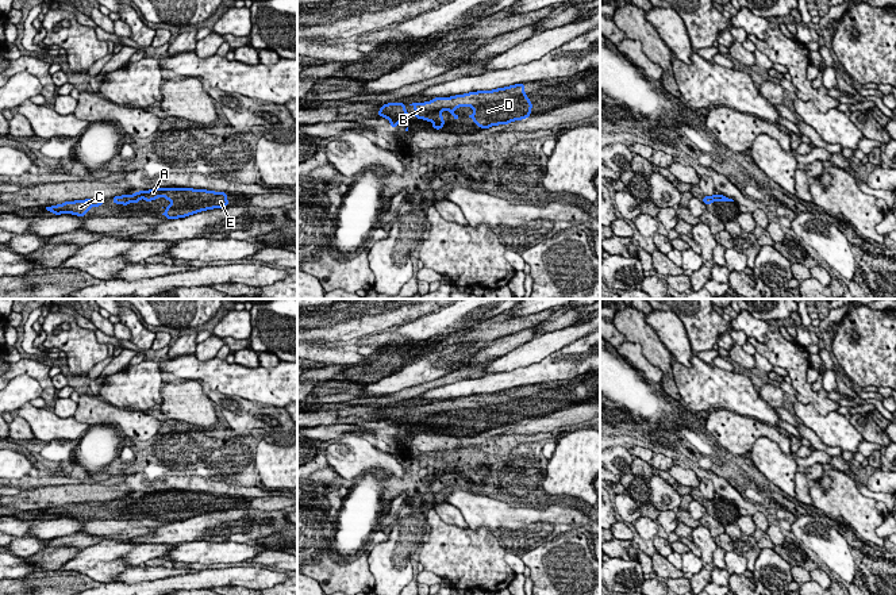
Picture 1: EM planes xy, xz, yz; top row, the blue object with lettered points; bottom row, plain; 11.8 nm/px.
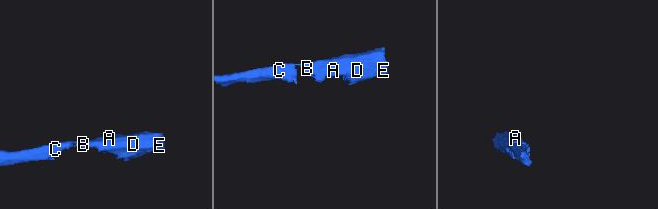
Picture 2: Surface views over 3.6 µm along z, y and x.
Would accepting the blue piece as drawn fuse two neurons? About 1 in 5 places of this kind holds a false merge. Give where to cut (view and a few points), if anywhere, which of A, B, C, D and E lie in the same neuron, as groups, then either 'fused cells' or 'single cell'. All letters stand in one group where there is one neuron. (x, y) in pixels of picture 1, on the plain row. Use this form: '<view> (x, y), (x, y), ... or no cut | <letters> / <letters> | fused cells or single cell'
no cut | A B C D E | single cell

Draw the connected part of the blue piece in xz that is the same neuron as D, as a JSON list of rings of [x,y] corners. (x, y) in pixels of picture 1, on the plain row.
[[[515,387],[492,394],[477,394],[450,400],[435,400],[424,406],[409,407],[415,412],[415,421],[432,425],[432,431],[445,429],[442,414],[446,412],[454,422],[455,411],[468,408],[474,415],[469,418],[476,429],[482,433],[492,429],[508,427],[515,423],[527,422],[531,418],[531,403],[524,396],[524,387]]]

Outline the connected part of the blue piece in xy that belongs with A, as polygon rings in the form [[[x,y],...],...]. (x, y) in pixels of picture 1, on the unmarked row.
[[[154,491],[149,494],[139,494],[132,498],[114,499],[115,507],[128,508],[131,504],[138,507],[143,500],[145,504],[159,502],[170,503],[172,507],[166,508],[166,514],[162,517],[166,522],[185,521],[201,514],[223,511],[228,508],[226,495],[215,495],[207,492],[193,491]]]

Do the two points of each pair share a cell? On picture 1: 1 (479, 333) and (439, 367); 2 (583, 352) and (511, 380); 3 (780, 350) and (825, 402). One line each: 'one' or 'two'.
1: one
2: one
3: one

